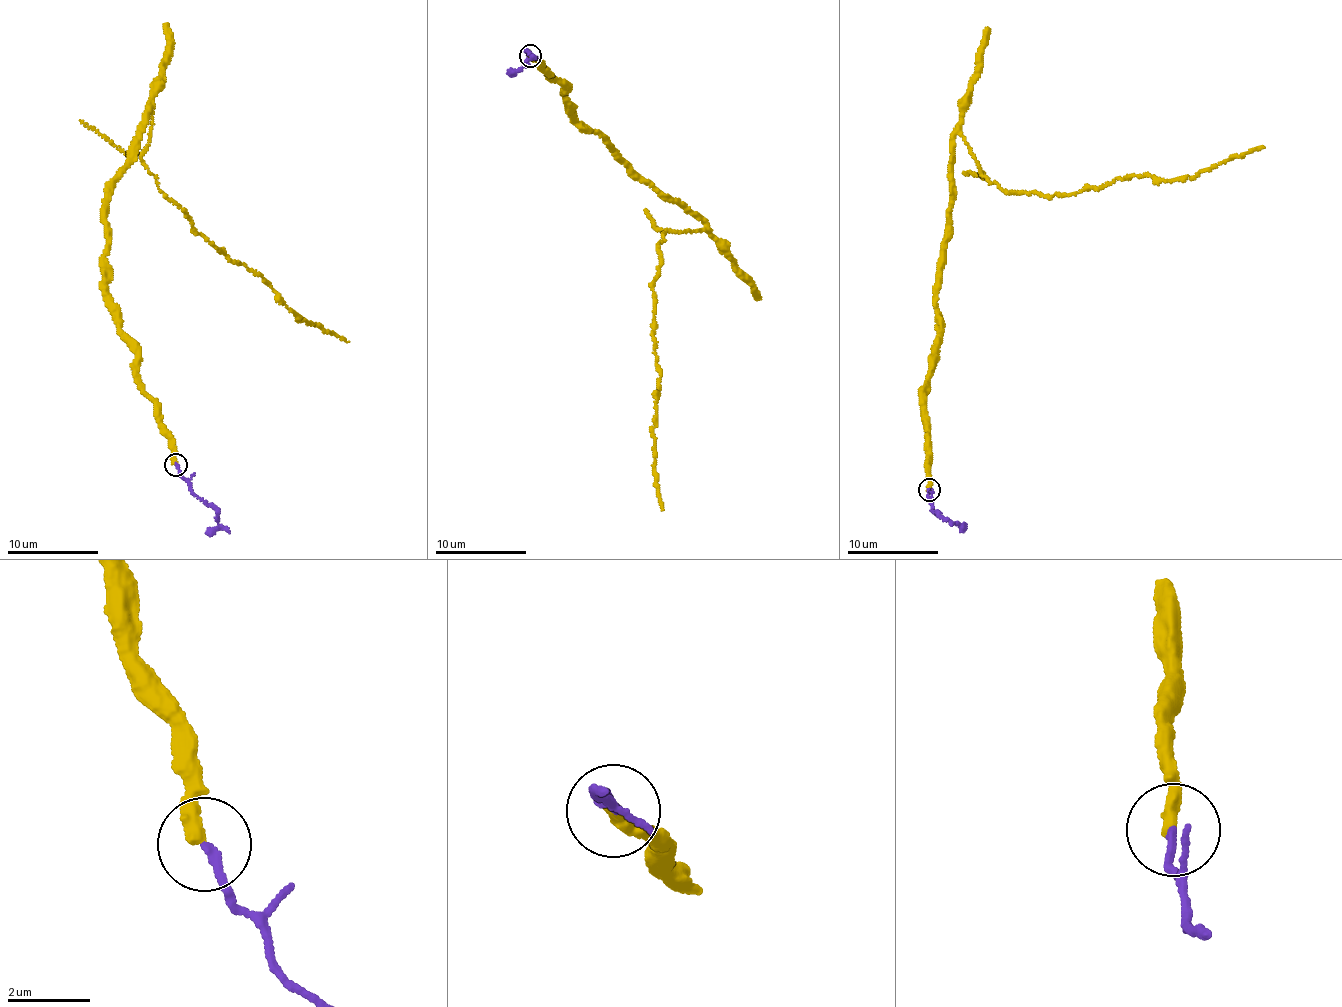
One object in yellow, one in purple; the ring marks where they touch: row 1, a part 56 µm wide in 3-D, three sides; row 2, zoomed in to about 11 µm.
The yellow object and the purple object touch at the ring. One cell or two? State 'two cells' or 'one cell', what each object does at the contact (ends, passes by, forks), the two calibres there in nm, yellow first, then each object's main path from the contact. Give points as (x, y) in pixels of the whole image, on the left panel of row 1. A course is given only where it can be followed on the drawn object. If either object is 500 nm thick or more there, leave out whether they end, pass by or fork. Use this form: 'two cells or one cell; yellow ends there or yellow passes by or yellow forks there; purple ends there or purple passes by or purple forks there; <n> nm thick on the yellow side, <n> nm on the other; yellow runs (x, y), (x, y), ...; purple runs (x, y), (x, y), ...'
two cells; yellow ends there; purple ends there; 320 nm thick on the yellow side, 170 nm on the other; yellow runs (177, 464), (104, 284), (109, 182), (142, 113), (145, 166), (197, 232), (302, 321), (348, 341); purple runs (177, 464), (179, 473), (188, 481), (191, 491), (217, 511), (219, 525), (206, 533)

